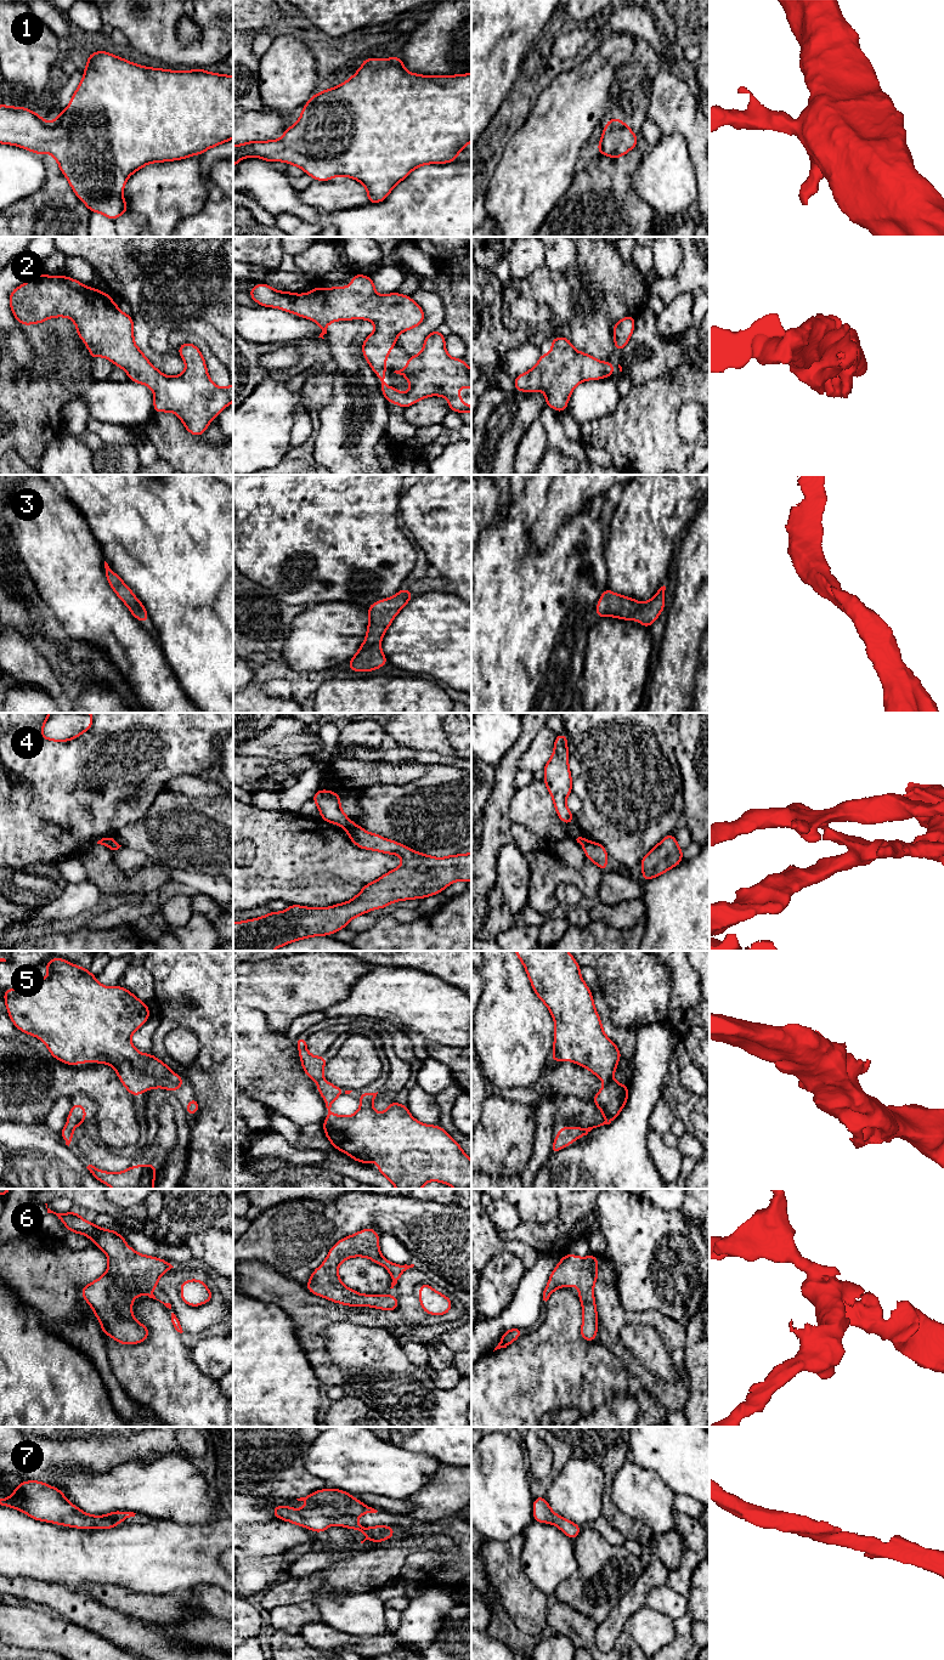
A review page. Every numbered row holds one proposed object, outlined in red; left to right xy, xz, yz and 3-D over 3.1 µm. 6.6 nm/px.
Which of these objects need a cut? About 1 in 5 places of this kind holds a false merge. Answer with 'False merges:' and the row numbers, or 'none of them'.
False merges: 4

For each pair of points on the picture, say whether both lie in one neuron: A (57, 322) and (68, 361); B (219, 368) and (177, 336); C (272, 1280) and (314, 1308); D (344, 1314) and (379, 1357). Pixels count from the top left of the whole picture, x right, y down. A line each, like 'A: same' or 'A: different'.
A: same
B: same
C: same
D: different

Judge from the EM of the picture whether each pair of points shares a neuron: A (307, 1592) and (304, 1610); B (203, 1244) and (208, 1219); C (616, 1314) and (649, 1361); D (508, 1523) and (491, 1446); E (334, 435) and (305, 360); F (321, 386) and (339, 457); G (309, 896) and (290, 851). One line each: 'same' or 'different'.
A: different
B: different
C: different
D: same
E: different
F: different
G: same

